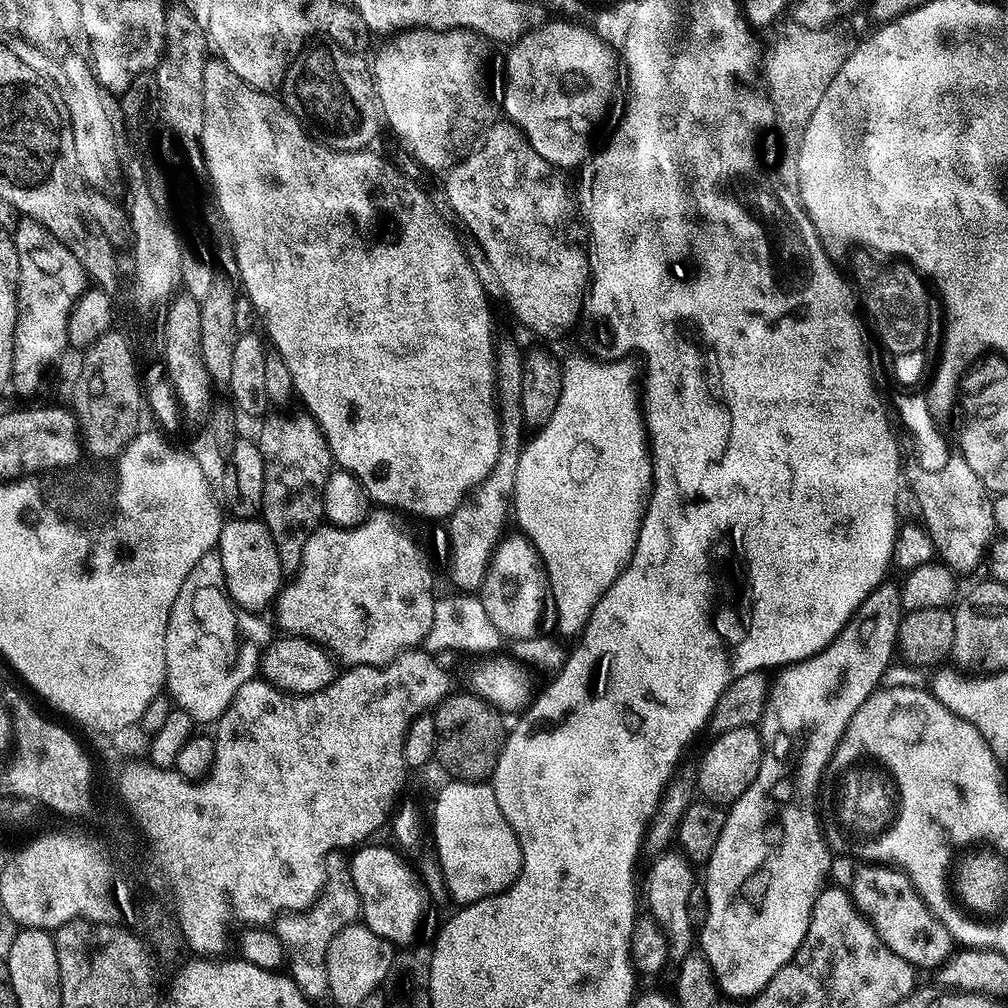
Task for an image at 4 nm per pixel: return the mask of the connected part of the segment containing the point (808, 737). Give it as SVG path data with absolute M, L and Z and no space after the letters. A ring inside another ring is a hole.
M874 591L867 596L860 604L859 612L846 622L843 630L817 656L781 667L775 673L776 681L775 678L771 681L758 731L776 732L776 728L790 728L784 732L784 738L788 740L788 754L792 762L800 766L796 778L804 788L798 788L800 806L796 807L796 812L790 812L790 816L770 814L770 800L754 800L750 794L742 793L737 800L733 800L724 818L722 834L718 834L718 842L703 869L706 915L700 928L704 929L701 932L699 929L698 932L698 948L708 959L708 965L716 978L716 986L725 997L751 998L761 992L766 982L770 982L770 978L774 978L782 966L792 961L810 926L812 907L821 888L825 887L824 875L832 864L832 856L820 838L816 816L804 801L804 796L814 798L815 788L820 784L820 775L823 772L825 775L852 715L868 696L881 687L880 679L892 656L894 660L896 630L902 615L902 605L899 595L880 595L879 591ZM816 722L826 722L826 732L822 732ZM800 726L810 730L800 732Z

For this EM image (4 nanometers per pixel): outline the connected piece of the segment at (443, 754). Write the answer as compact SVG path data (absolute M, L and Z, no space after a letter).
M449 694L431 713L436 727L435 763L441 764L454 780L469 780L475 784L491 777L506 739L506 724L499 711L477 695Z

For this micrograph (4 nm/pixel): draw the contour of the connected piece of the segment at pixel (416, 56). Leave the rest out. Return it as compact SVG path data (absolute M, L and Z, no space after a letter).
M409 28L389 40L372 68L380 108L393 134L422 167L450 169L501 115L504 69L492 68L493 45L465 28L445 32Z

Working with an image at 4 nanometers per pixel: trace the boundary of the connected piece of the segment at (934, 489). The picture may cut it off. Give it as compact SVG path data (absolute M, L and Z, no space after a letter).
M952 464L948 472L940 469L944 480L920 480L913 475L912 496L924 515L922 524L932 540L935 555L957 573L972 572L980 563L985 563L994 536L990 493L968 464Z

